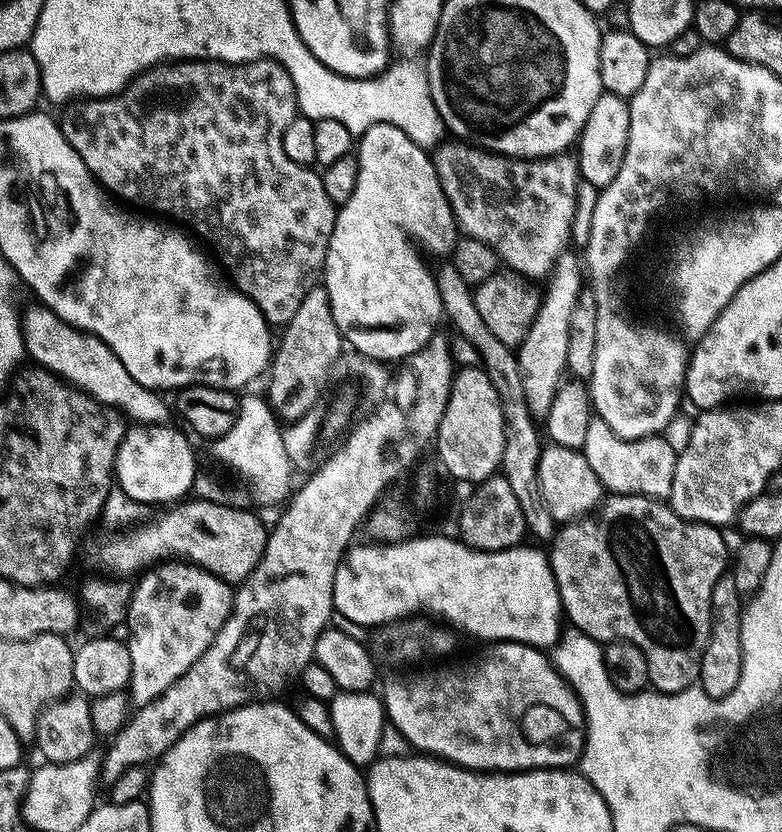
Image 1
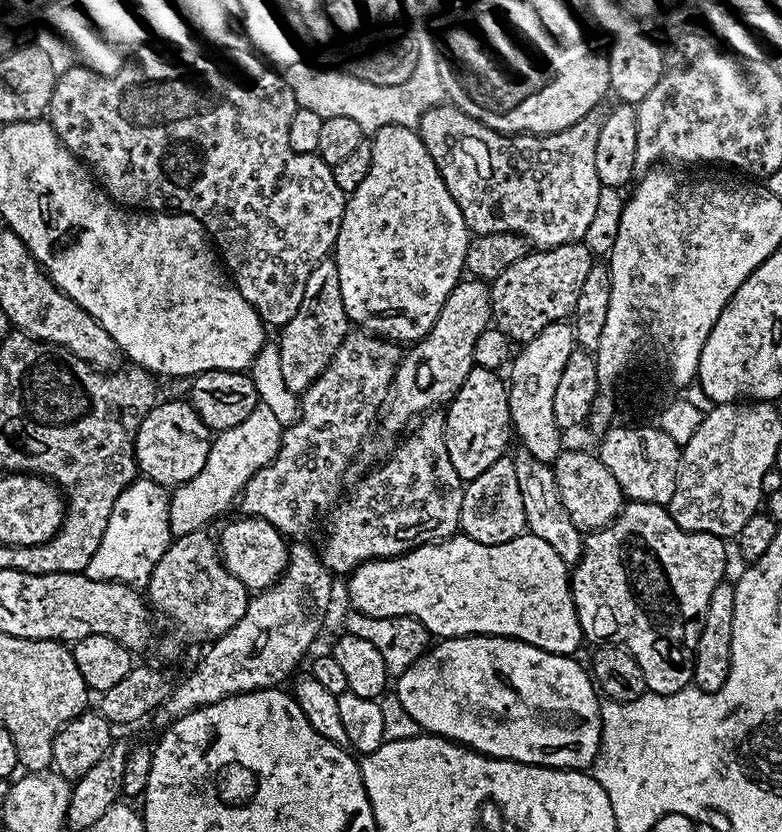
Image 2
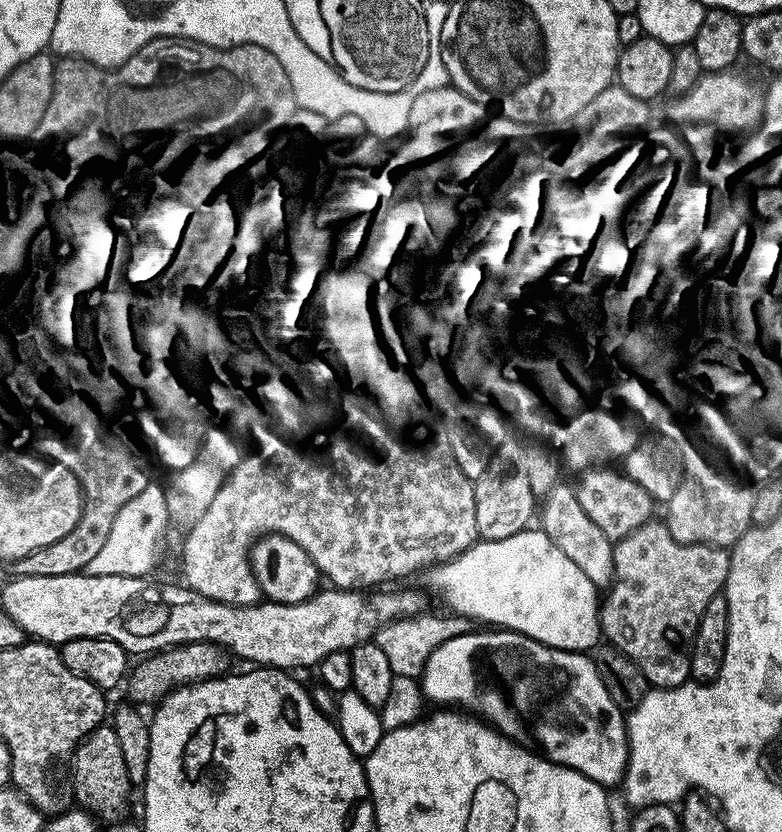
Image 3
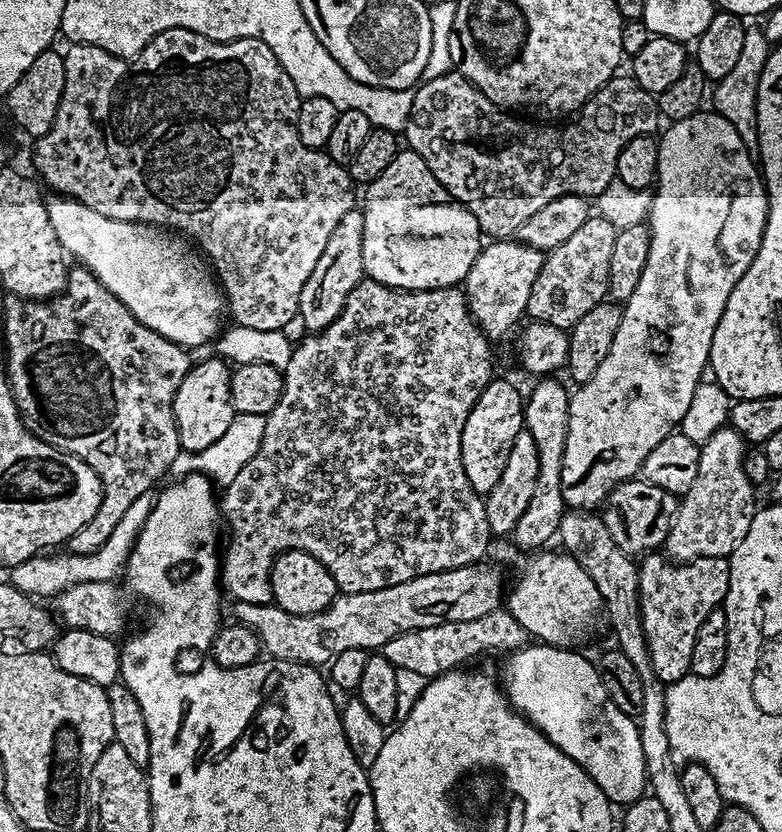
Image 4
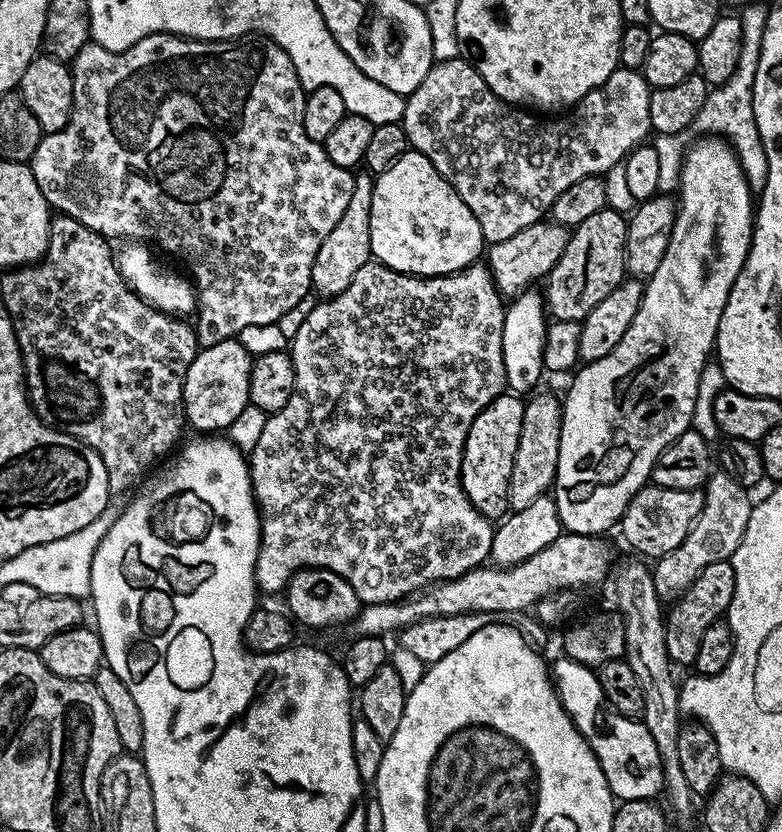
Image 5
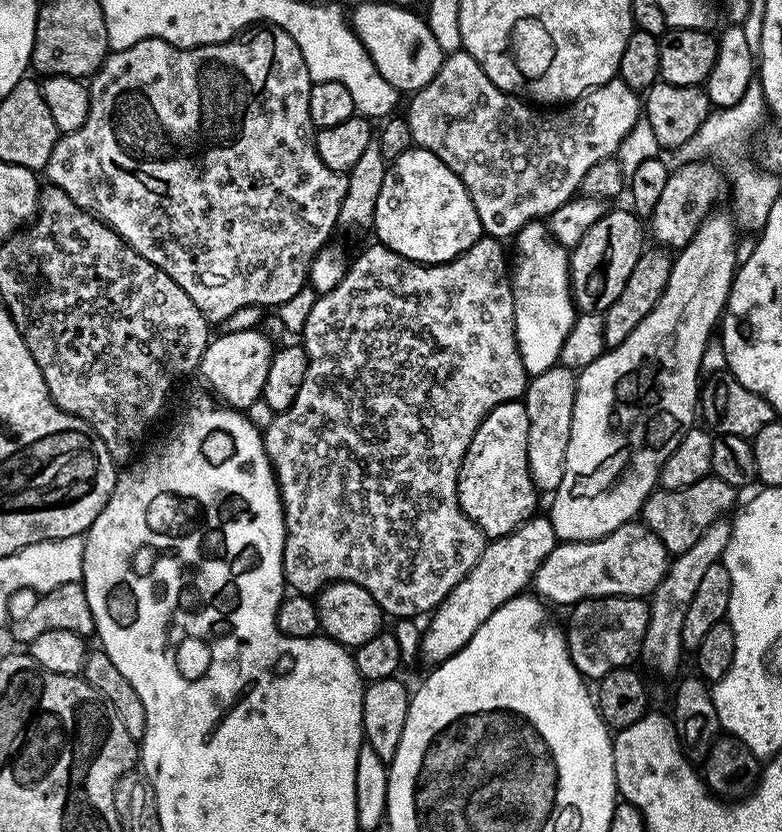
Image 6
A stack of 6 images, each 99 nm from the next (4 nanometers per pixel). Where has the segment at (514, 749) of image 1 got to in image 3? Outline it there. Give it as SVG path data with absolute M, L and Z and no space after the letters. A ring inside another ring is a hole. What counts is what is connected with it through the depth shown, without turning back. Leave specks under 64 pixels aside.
M473 630L458 634L438 646L429 656L419 677L425 701L452 710L463 710L490 722L491 727L509 738L529 736L547 759L580 772L595 784L619 785L628 769L628 725L625 713L606 694L598 678L595 659L582 652L554 649L542 642L505 630Z

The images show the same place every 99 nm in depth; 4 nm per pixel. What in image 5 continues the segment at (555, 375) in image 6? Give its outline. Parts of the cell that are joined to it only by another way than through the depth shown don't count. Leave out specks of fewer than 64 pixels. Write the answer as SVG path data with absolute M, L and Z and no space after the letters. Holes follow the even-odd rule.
M539 392L531 397L532 401L529 399L524 405L522 434L518 434L518 450L514 454L514 470L510 470L508 487L508 506L512 510L530 506L534 498L545 495L556 483L560 427L564 410L559 395L556 397L548 392Z

